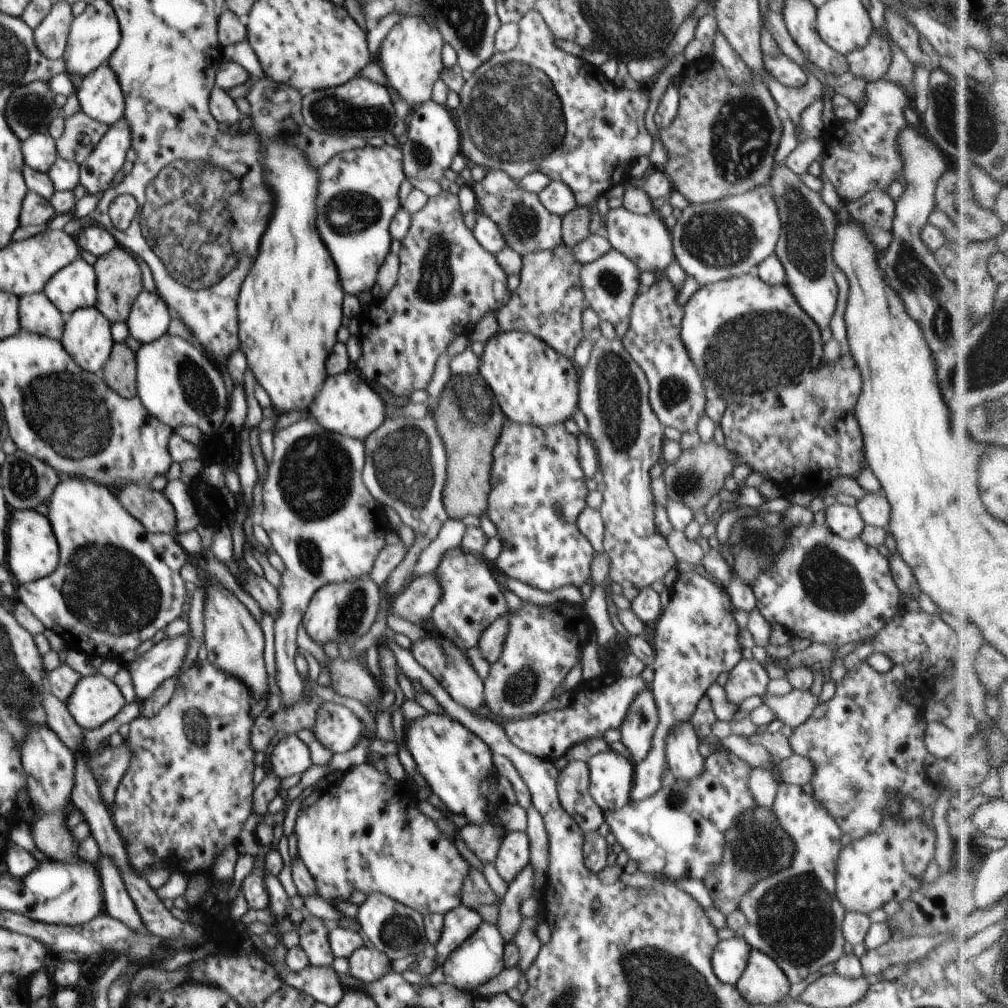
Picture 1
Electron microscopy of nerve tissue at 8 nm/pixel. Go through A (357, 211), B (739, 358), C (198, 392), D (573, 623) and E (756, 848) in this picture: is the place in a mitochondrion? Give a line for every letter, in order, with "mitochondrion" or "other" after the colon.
A: mitochondrion
B: mitochondrion
C: mitochondrion
D: other
E: mitochondrion

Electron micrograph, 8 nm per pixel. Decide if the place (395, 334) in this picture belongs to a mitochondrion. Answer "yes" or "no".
no

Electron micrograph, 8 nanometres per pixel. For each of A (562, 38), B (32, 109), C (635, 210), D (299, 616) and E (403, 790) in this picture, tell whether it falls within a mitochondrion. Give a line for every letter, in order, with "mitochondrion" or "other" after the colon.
A: other
B: mitochondrion
C: other
D: other
E: other

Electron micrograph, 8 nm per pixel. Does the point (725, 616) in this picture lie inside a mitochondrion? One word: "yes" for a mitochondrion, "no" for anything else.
no

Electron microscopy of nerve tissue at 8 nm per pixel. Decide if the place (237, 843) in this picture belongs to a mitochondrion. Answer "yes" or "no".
no

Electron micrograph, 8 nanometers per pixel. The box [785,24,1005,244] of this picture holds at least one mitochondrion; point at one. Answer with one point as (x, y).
(963, 116)

